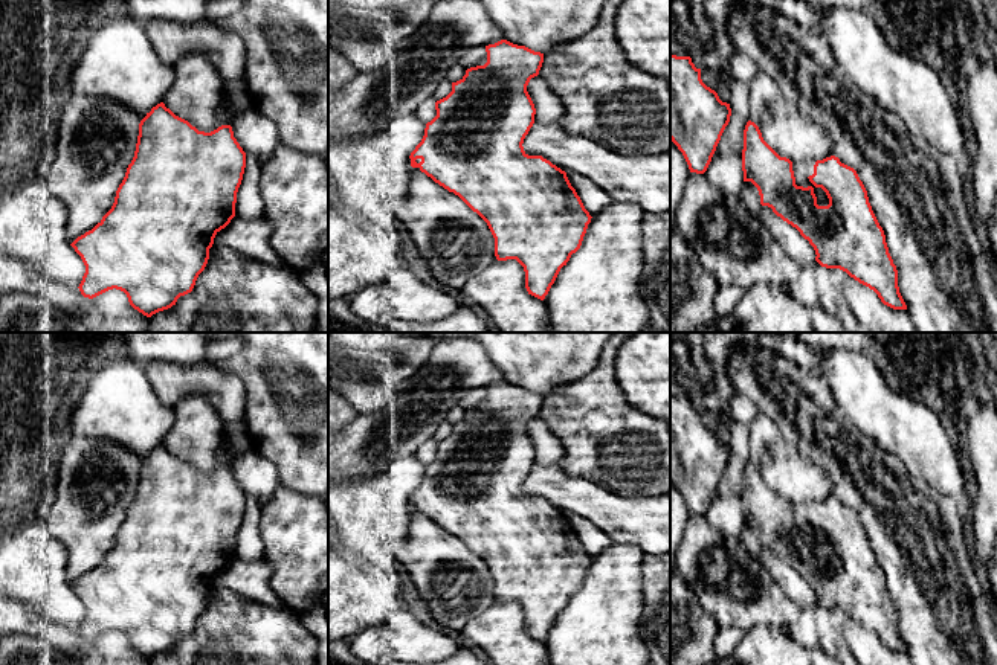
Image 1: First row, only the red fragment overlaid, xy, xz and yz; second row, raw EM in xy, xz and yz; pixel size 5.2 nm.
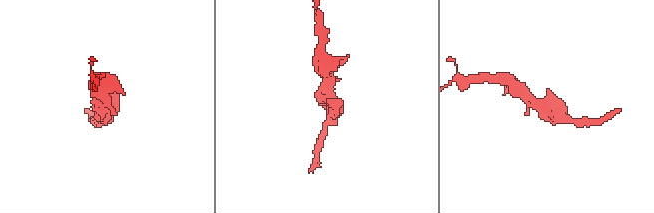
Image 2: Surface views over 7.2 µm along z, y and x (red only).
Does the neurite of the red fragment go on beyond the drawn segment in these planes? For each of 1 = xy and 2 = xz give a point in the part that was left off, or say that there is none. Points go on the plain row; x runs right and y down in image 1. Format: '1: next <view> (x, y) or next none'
1: next none
2: next none

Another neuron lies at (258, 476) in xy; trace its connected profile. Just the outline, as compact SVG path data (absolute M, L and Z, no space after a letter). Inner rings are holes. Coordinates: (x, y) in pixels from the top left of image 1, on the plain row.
M255 447L235 455L232 461L234 479L244 494L253 496L263 506L281 485L279 468Z

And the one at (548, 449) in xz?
M539 416L530 421L527 433L536 450L534 464L559 464L563 445Z

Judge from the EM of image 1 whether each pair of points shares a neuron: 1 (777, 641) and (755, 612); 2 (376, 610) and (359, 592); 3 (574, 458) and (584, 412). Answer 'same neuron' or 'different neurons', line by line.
1: different neurons
2: same neuron
3: same neuron

